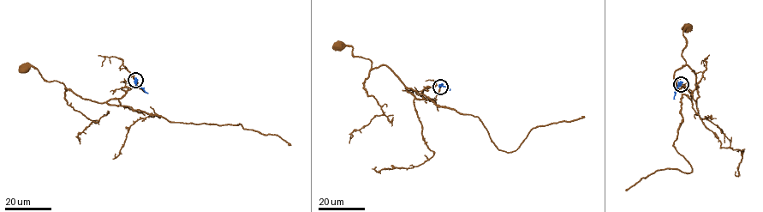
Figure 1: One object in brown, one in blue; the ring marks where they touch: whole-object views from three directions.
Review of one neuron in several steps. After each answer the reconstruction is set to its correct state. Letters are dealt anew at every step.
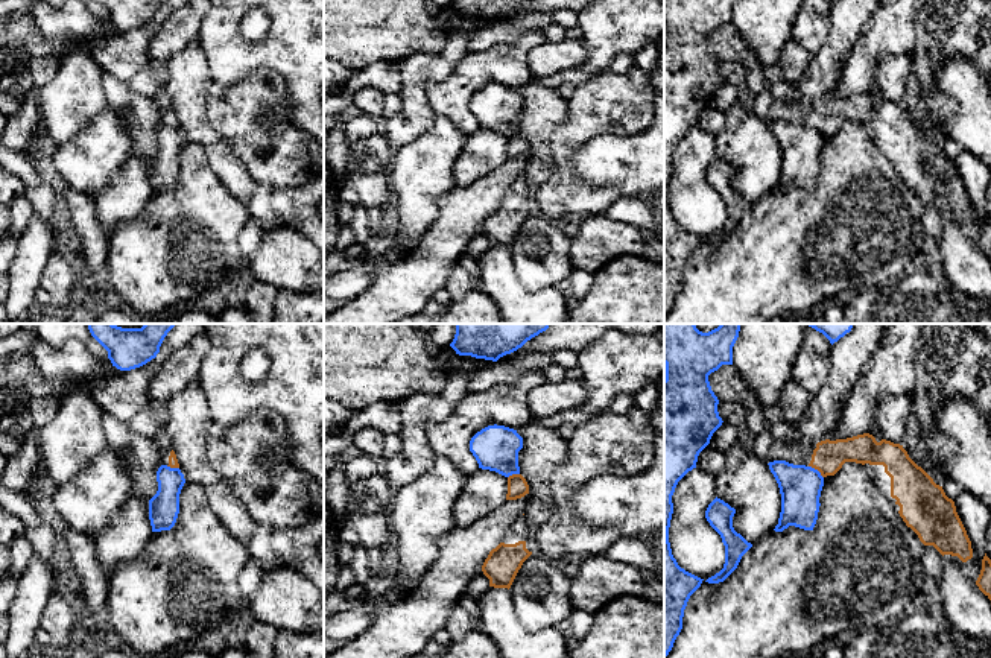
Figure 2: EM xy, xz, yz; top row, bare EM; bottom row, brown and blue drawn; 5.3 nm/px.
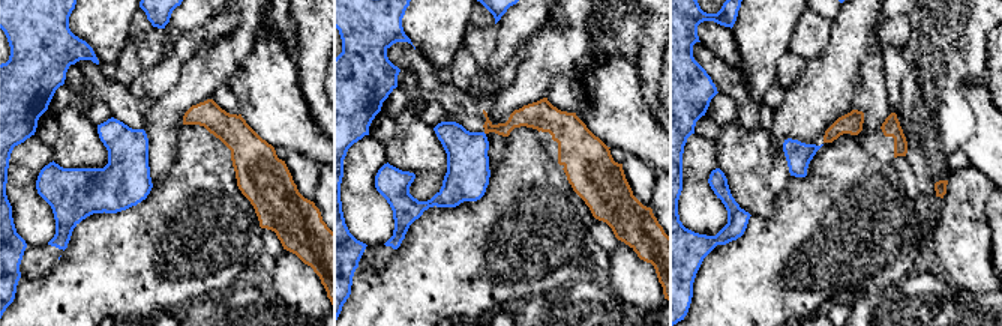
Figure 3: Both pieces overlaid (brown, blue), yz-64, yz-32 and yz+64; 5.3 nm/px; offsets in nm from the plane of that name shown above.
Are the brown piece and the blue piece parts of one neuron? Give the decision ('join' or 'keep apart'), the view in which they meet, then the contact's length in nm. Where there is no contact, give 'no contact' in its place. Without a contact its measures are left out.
keep apart | yz | 100 nm

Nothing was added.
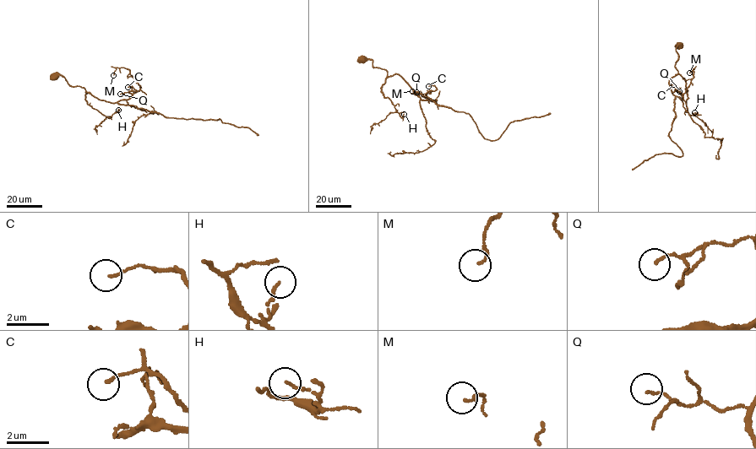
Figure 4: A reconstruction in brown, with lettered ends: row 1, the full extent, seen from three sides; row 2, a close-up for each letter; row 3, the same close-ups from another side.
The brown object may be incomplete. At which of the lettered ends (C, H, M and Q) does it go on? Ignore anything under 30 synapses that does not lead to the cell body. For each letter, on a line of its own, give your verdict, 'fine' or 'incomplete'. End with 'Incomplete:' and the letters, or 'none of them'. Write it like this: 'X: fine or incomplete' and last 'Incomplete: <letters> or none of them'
C: fine
H: fine
M: fine
Q: fine
Incomplete: none of them

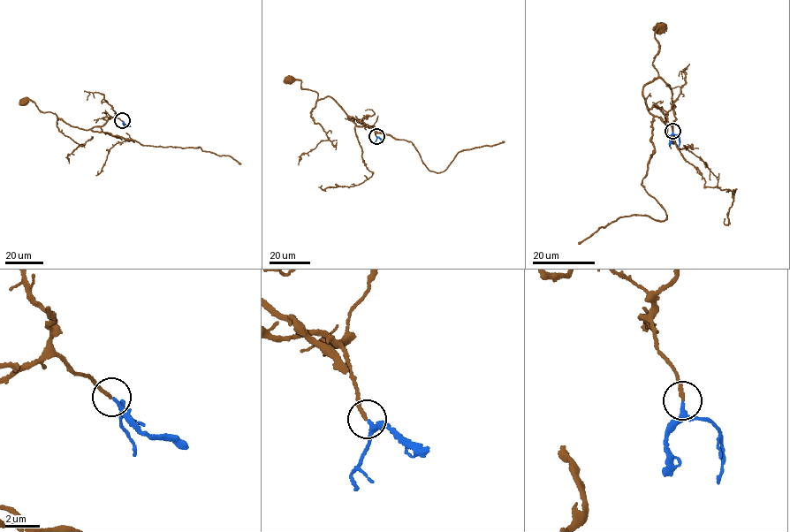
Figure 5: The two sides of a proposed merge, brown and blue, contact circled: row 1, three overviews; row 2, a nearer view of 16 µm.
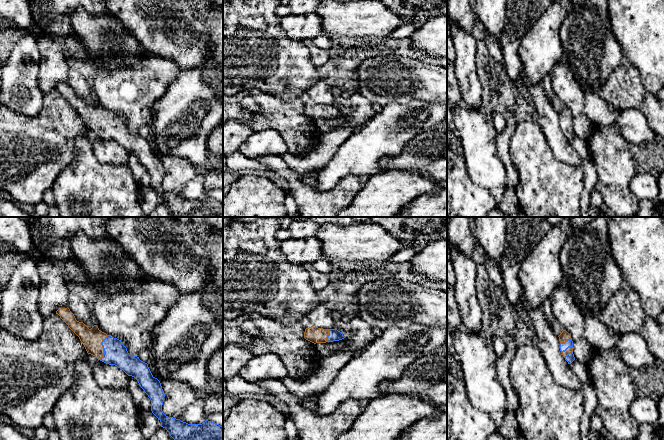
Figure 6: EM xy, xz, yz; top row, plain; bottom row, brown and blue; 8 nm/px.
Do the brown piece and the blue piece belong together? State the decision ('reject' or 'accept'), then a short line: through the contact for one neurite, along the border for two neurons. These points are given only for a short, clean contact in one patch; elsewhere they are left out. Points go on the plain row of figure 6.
accept; line xy (92, 115), (102, 123), (115, 129)

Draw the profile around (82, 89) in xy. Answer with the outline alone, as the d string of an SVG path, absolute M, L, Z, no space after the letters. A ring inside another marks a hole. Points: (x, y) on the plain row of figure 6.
M70 68L68 74L68 84L79 98L83 98L89 105L96 101L92 85L90 85L82 74Z

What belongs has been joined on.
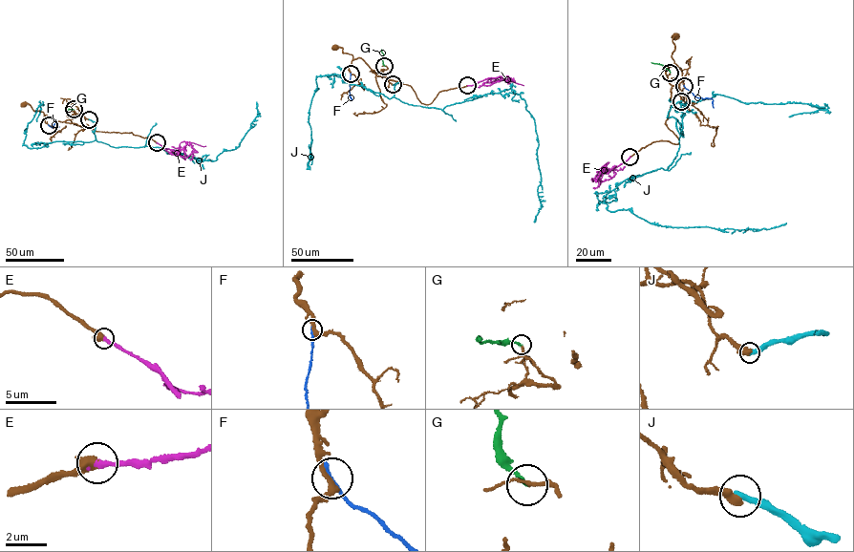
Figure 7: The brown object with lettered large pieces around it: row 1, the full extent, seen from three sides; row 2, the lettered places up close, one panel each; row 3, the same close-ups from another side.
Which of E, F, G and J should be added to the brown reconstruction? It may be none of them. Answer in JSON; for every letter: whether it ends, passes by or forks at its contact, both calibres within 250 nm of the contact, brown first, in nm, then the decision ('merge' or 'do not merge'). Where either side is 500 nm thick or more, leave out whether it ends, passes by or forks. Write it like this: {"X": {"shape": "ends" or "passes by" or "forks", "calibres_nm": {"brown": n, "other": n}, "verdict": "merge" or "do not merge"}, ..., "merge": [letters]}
{"E": {"calibres_nm": {"brown": 500, "other": 320}, "verdict": "merge"}, "F": {"shape": "ends", "calibres_nm": {"brown": 280, "other": 220}, "verdict": "do not merge"}, "G": {"shape": "ends", "calibres_nm": {"brown": 110, "other": 170}, "verdict": "merge"}, "J": {"shape": "ends", "calibres_nm": {"brown": 480, "other": 360}, "verdict": "do not merge"}, "merge": ["E", "G"]}

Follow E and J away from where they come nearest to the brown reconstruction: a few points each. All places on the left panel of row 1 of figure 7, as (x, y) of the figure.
E: (157, 142), (177, 156), (176, 151), (179, 150), (181, 141), (205, 146)
J: (89, 119), (96, 122), (96, 139), (110, 146), (158, 147), (214, 160), (240, 145), (259, 113), (256, 101)

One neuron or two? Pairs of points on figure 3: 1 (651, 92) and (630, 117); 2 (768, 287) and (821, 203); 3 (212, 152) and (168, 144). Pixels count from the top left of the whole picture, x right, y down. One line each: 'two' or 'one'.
1: two
2: one
3: two

